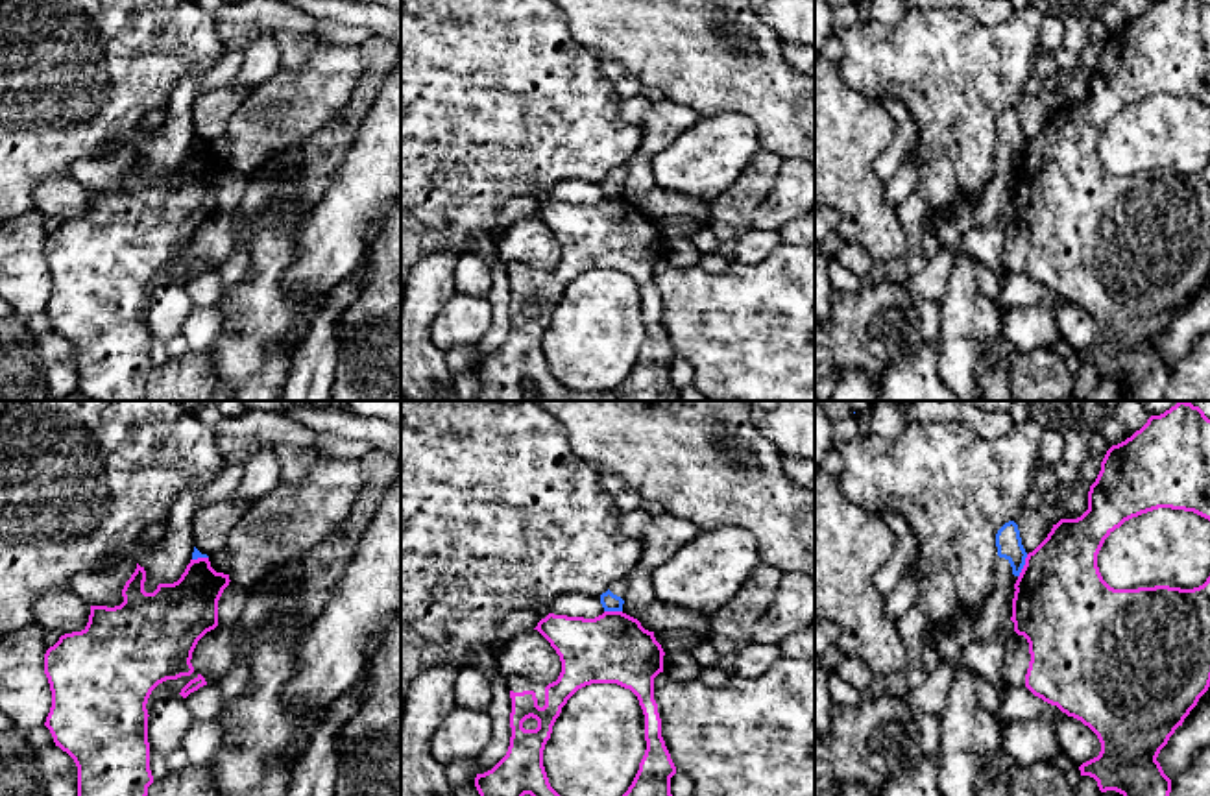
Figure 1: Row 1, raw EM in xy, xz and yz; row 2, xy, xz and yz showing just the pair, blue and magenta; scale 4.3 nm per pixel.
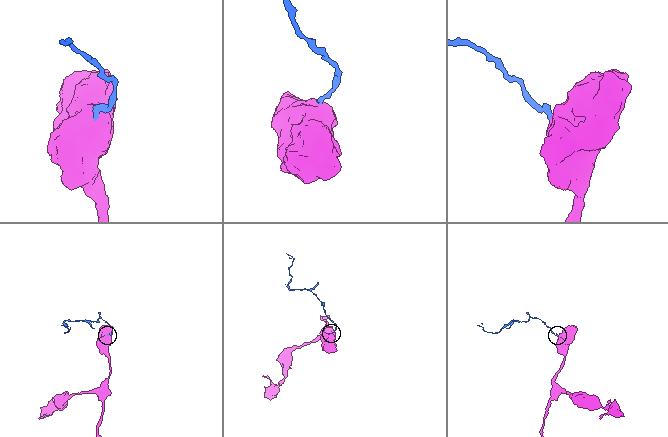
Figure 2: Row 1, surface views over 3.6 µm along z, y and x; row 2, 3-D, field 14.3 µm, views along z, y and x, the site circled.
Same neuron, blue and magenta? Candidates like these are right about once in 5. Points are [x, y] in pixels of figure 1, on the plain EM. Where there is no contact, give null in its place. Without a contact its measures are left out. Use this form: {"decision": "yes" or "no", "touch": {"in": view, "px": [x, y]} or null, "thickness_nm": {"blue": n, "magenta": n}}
{"decision": "no", "touch": {"in": "yz", "px": [1022, 152]}, "thickness_nm": {"blue": 110, "magenta": 420}}

